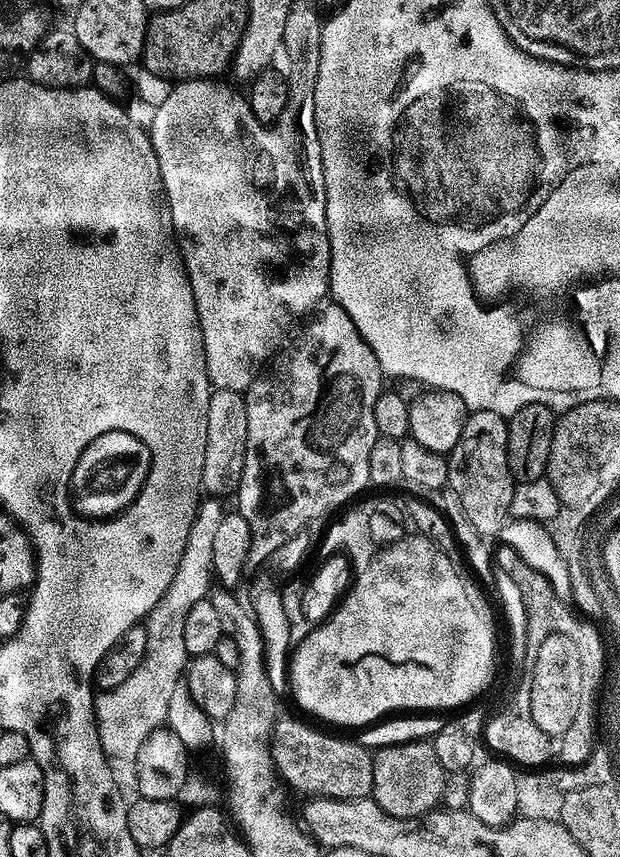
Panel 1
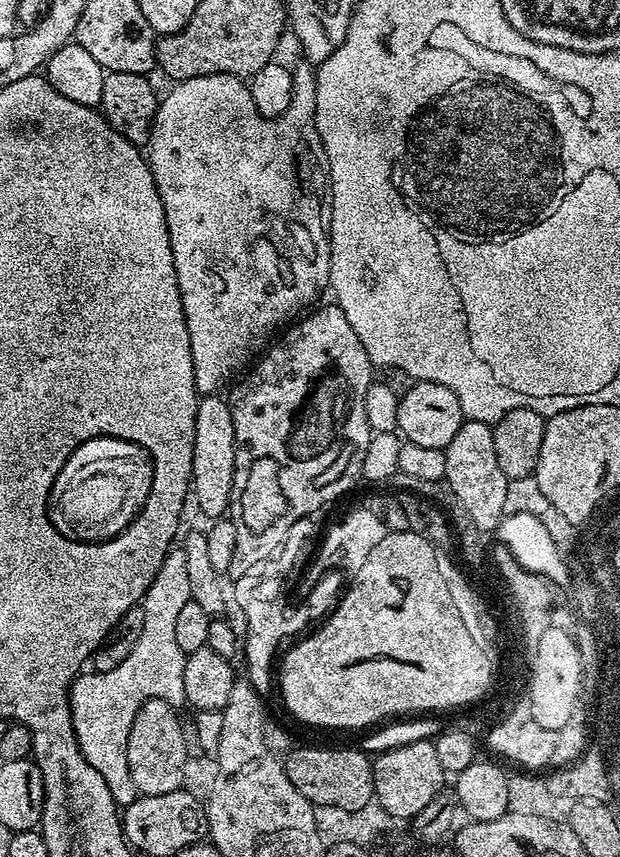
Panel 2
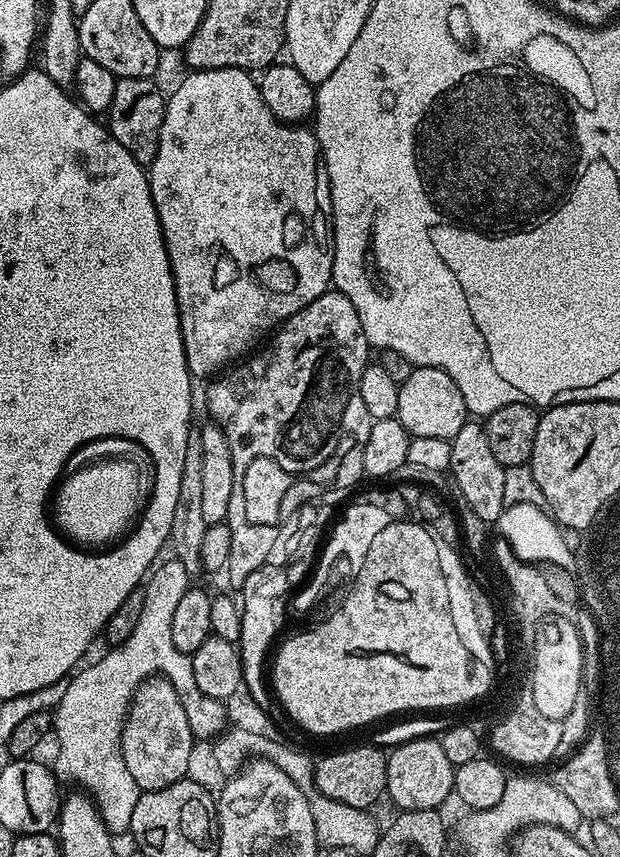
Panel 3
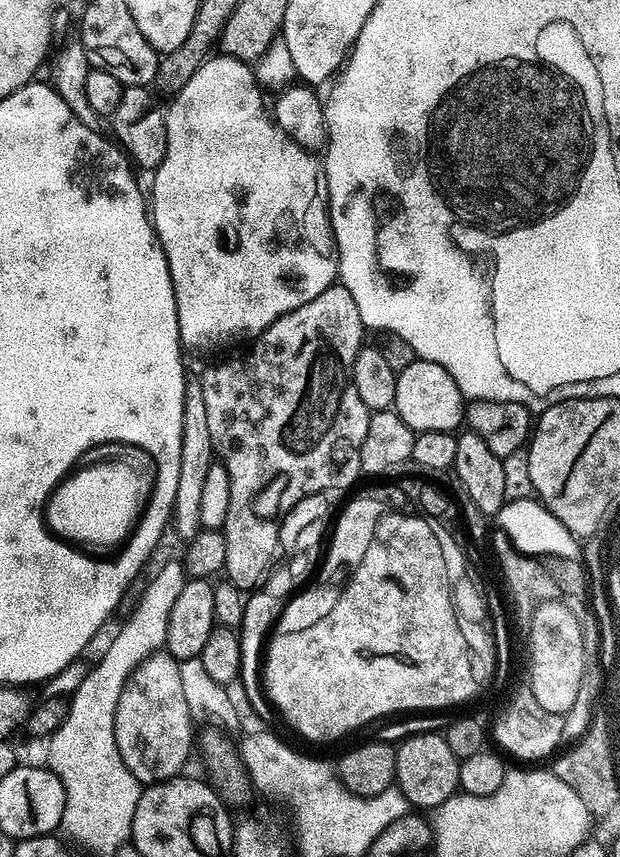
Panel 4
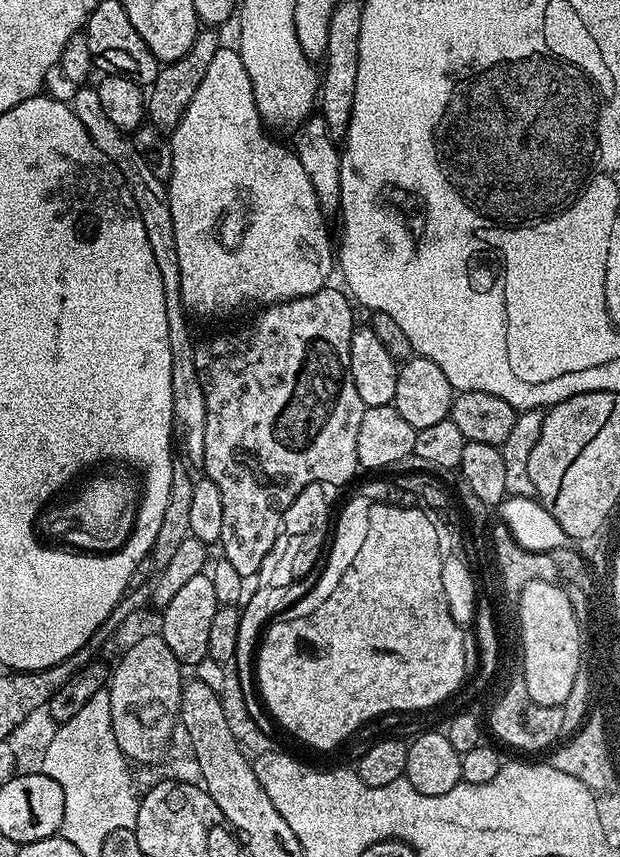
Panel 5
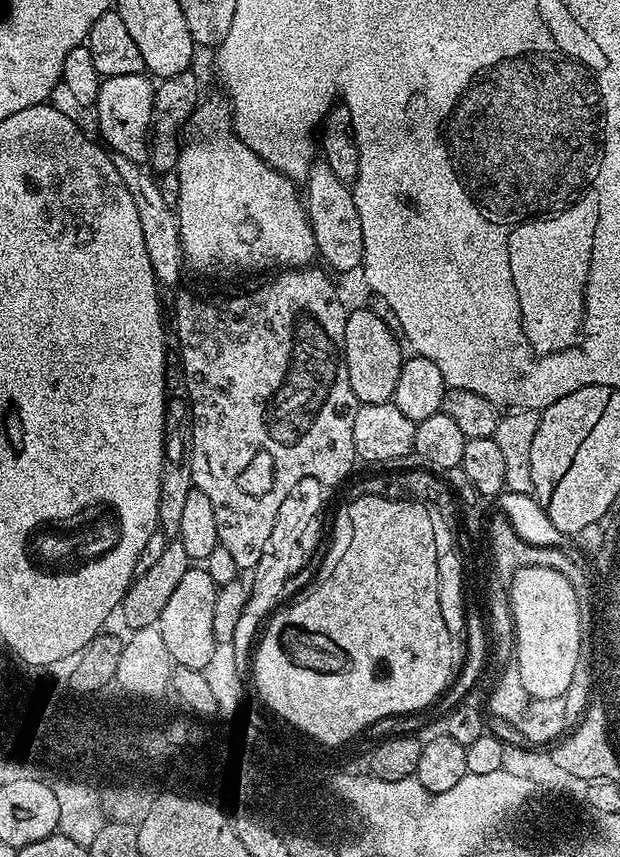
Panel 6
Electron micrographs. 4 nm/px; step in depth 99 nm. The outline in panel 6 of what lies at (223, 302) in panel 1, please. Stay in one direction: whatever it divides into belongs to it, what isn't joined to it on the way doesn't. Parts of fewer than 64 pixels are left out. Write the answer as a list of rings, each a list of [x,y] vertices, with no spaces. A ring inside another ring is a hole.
[[[212,96],[199,101],[187,123],[186,139],[175,171],[181,182],[181,194],[174,211],[180,222],[180,245],[191,271],[192,268],[196,272],[260,272],[263,268],[299,270],[317,259],[314,230],[297,185],[258,158],[258,154],[240,140],[232,126],[232,105],[227,99]]]

